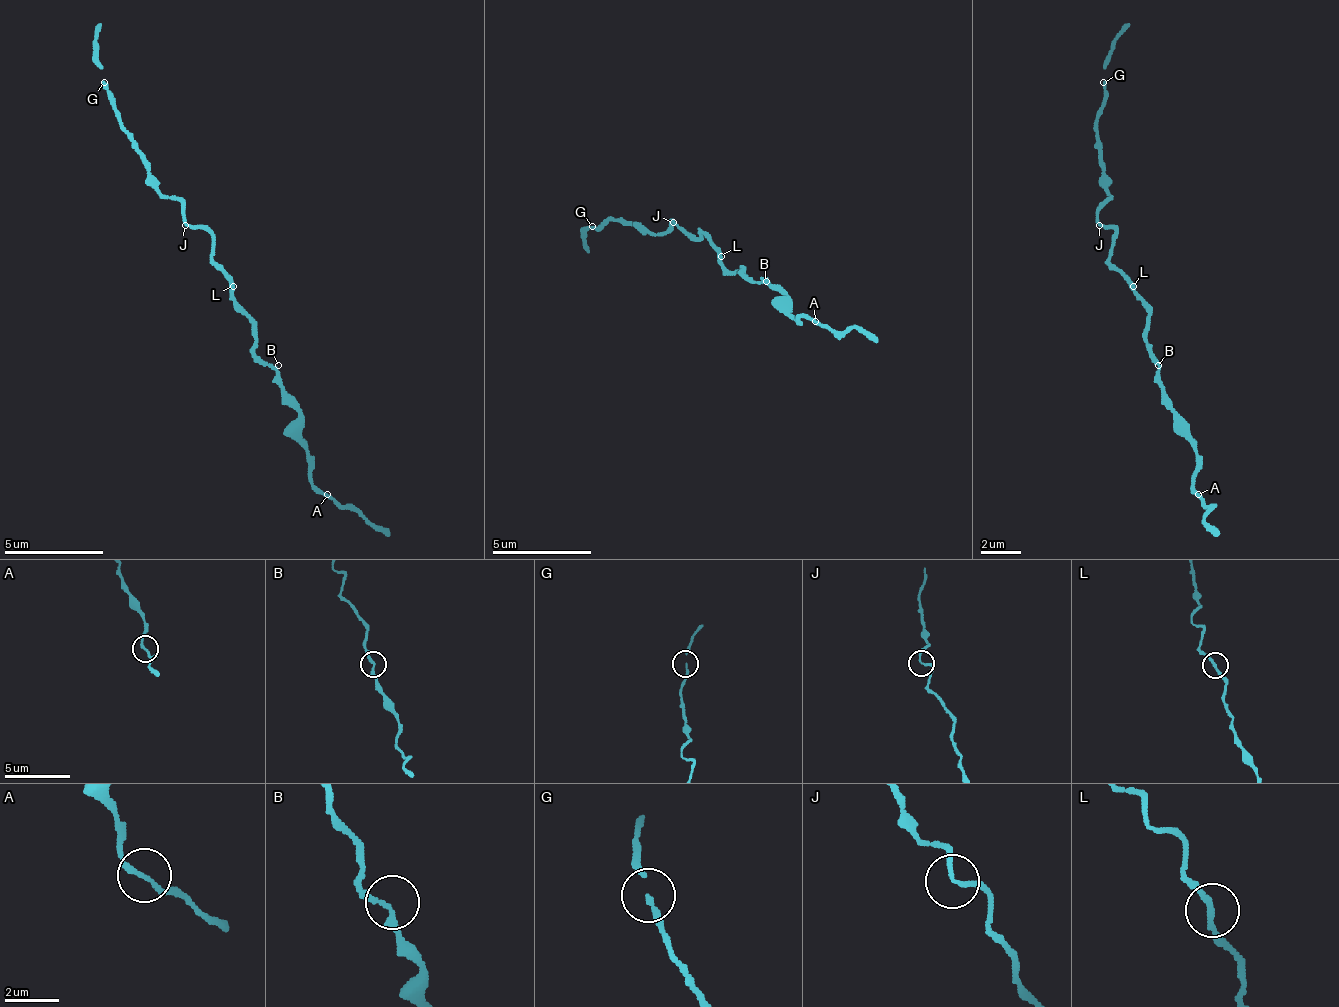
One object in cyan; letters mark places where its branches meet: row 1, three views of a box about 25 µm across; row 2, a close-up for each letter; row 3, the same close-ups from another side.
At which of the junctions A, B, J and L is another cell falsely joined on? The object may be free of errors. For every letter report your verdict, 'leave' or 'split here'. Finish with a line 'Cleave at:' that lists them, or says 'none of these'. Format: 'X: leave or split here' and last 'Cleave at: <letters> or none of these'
A: leave
B: leave
J: leave
L: leave
Cleave at: none of these

